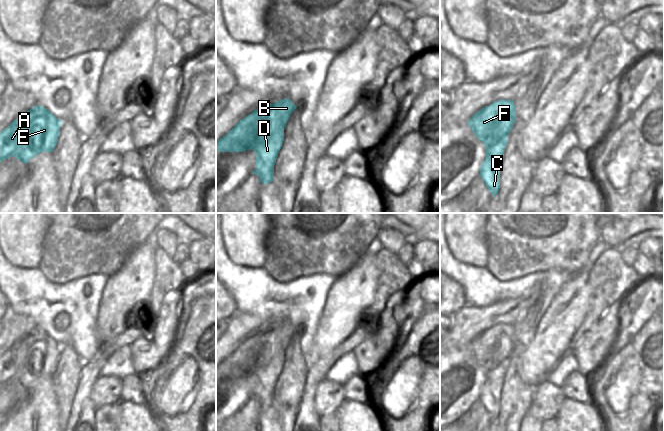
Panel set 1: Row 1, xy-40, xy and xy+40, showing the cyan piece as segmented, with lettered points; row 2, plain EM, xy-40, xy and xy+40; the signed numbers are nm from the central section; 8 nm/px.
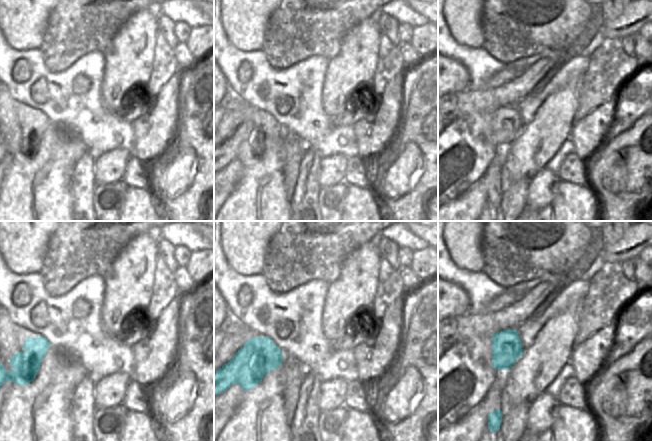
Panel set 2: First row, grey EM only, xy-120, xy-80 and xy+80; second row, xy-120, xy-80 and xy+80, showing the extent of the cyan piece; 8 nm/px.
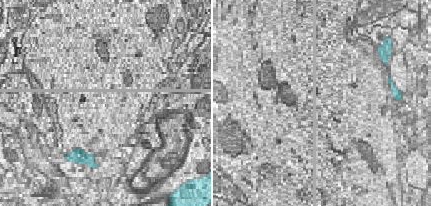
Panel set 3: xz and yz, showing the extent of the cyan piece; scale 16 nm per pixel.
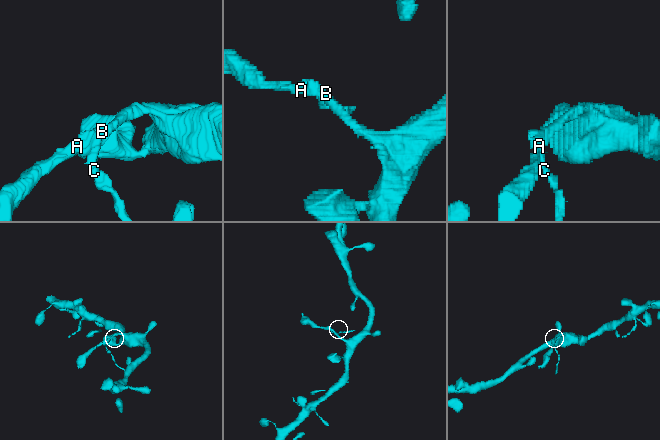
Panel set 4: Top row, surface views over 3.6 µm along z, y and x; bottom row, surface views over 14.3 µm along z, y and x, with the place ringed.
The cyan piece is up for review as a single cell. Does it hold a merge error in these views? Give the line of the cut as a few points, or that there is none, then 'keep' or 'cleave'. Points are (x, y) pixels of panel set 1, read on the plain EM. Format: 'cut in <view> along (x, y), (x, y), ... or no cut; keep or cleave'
cut in xy-40 along (28, 365), (42, 364), (45, 371), (54, 371); cleave

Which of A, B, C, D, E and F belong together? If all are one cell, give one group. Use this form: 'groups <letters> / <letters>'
groups A B E F / C D

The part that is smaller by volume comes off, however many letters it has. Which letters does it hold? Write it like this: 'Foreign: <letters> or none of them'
Foreign: C, D

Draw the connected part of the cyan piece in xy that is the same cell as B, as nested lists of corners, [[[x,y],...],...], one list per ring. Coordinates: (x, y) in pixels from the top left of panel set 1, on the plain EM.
[[[287,322],[257,332],[218,364],[216,374],[243,376],[252,373],[257,364],[267,364],[274,360],[279,350],[285,352],[296,332],[297,330]]]

